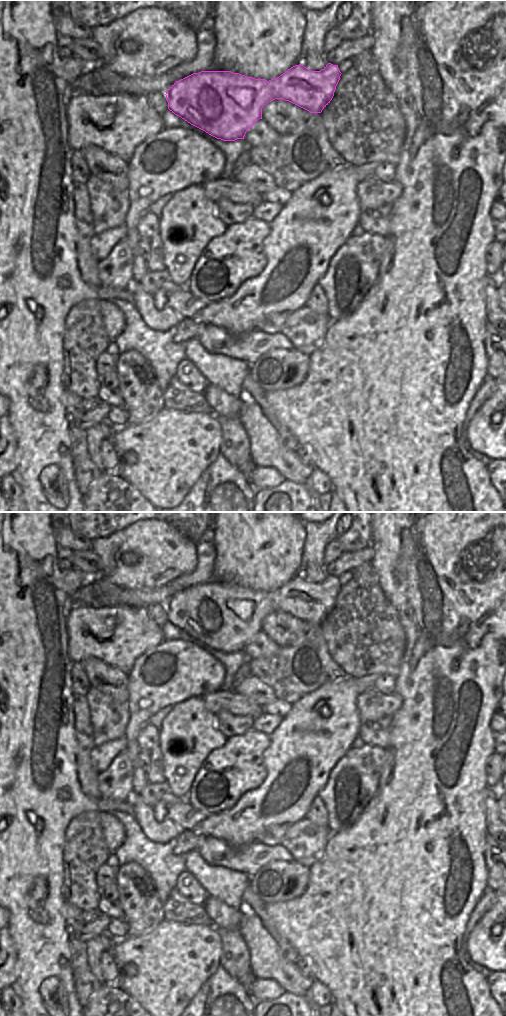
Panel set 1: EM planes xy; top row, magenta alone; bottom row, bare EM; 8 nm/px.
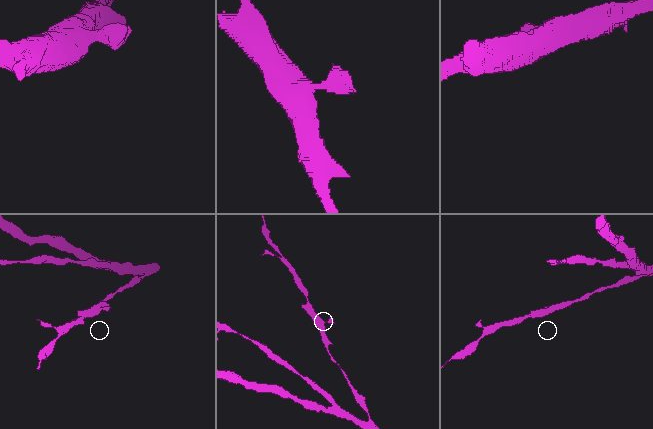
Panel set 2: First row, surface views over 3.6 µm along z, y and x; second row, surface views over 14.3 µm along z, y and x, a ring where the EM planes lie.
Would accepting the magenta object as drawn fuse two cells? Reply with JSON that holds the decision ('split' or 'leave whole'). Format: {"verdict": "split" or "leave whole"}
{"verdict": "leave whole"}

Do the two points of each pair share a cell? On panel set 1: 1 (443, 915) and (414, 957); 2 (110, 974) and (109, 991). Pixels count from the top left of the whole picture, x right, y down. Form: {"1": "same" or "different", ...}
{"1": "same", "2": "different"}

